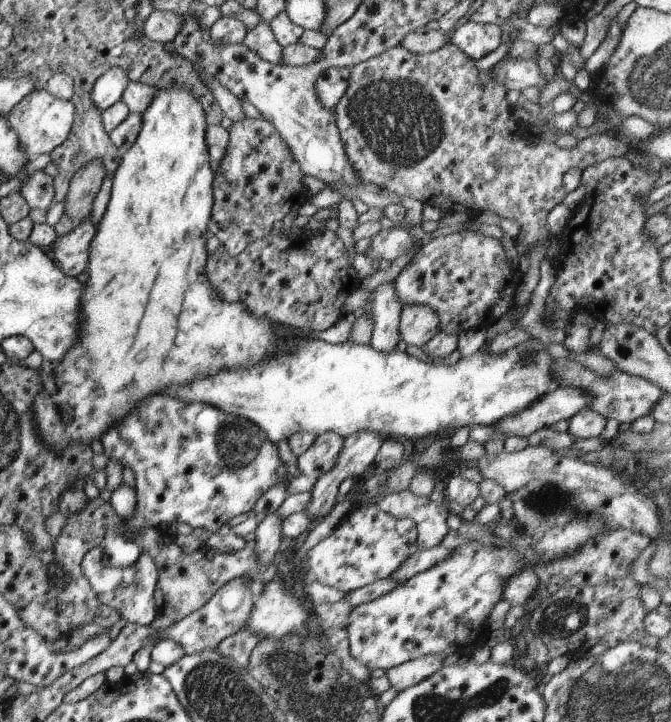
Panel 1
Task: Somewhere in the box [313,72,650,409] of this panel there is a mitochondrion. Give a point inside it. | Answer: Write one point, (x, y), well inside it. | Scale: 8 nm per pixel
(398, 119)

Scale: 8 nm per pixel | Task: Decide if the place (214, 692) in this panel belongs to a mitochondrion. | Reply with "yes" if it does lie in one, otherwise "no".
yes

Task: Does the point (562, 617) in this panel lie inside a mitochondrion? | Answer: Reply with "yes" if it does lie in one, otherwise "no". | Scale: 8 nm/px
yes

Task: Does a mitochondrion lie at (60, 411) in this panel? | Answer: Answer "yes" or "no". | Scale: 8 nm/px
no

